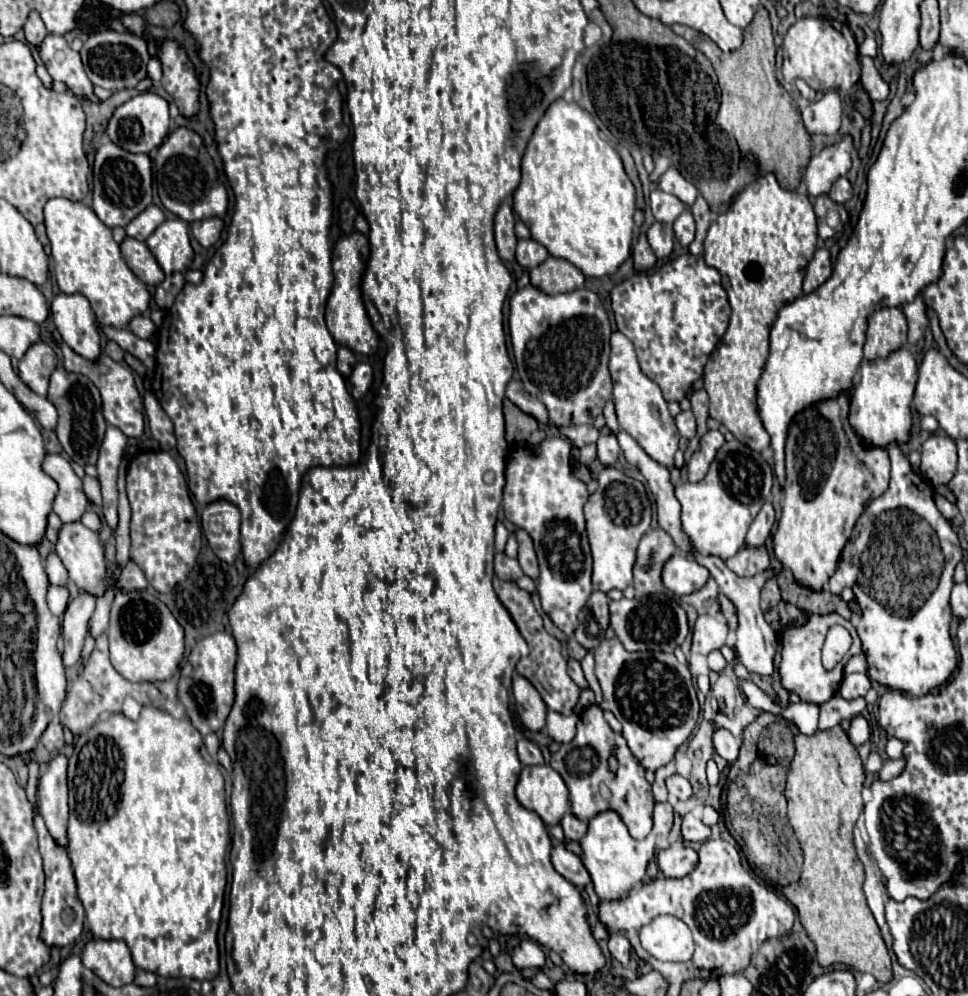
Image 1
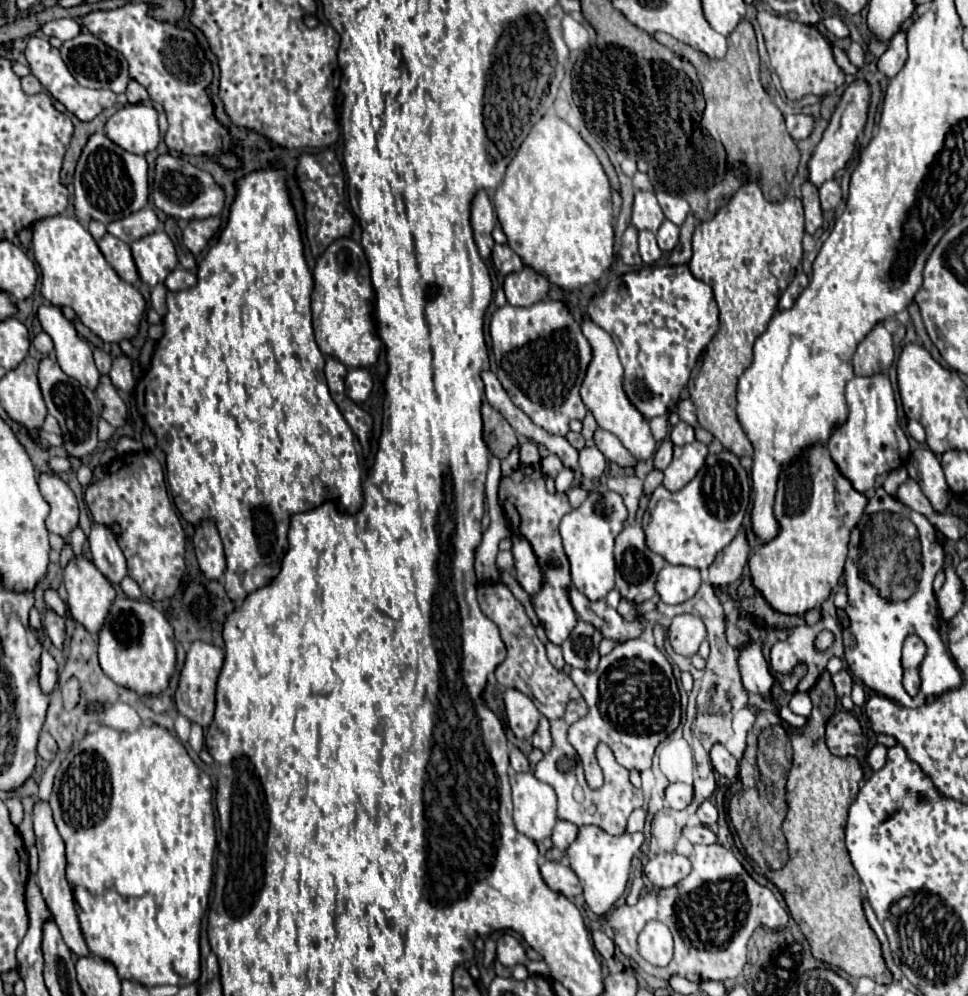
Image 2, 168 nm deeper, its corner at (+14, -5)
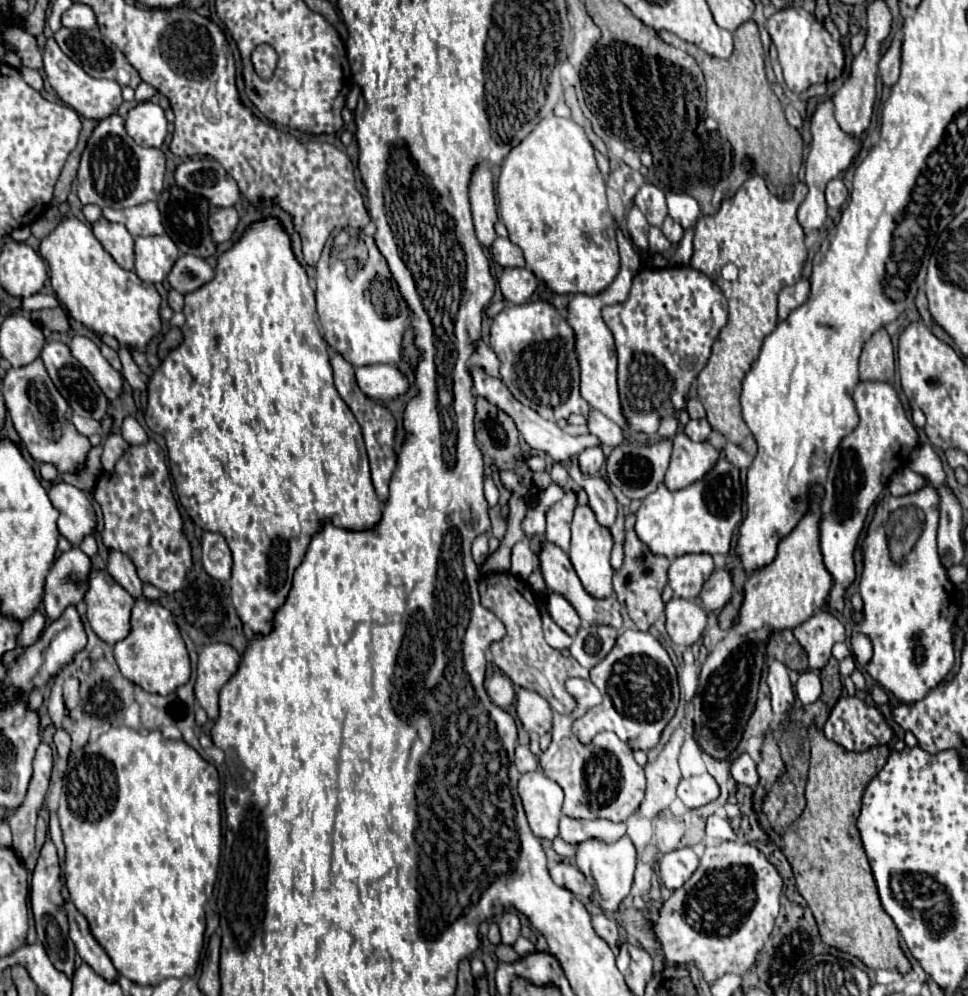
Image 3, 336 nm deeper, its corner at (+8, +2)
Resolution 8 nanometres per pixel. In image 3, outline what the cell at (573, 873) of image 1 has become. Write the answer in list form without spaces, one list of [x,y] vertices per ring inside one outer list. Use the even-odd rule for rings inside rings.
[[[556,863],[552,869],[550,869],[550,877],[556,885],[560,887],[566,887],[568,891],[572,891],[576,897],[584,899],[584,897],[590,897],[592,895],[592,885],[588,883],[588,879],[584,877],[584,873],[570,865],[570,863]]]

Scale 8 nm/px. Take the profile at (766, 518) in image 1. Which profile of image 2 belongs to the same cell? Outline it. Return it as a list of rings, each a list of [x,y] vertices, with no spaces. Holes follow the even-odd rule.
[[[738,534],[714,560],[708,572],[708,582],[714,590],[724,590],[728,584],[736,582],[742,576],[742,568],[748,560],[746,536]]]

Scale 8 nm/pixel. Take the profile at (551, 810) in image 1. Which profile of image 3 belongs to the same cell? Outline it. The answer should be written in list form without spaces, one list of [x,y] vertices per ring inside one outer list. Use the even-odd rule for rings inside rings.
[[[532,771],[520,777],[518,793],[532,833],[542,839],[554,839],[558,835],[558,819],[562,815],[562,787],[542,771]]]

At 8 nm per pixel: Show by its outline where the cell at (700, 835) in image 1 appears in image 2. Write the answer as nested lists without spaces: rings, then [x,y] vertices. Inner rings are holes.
[[[698,824],[698,826],[686,826],[686,828],[682,830],[682,834],[684,834],[692,844],[714,844],[714,842],[716,842],[716,834],[714,834],[710,828],[702,826],[702,824]]]

